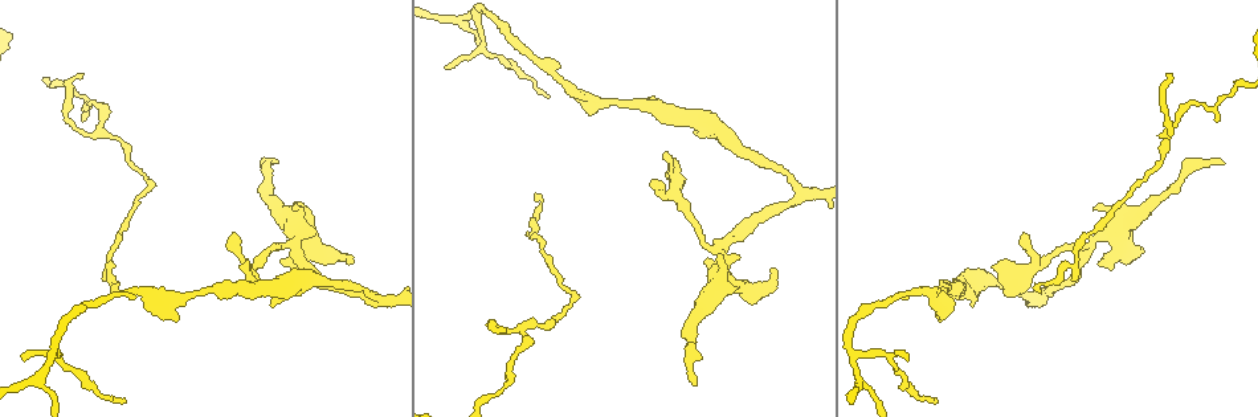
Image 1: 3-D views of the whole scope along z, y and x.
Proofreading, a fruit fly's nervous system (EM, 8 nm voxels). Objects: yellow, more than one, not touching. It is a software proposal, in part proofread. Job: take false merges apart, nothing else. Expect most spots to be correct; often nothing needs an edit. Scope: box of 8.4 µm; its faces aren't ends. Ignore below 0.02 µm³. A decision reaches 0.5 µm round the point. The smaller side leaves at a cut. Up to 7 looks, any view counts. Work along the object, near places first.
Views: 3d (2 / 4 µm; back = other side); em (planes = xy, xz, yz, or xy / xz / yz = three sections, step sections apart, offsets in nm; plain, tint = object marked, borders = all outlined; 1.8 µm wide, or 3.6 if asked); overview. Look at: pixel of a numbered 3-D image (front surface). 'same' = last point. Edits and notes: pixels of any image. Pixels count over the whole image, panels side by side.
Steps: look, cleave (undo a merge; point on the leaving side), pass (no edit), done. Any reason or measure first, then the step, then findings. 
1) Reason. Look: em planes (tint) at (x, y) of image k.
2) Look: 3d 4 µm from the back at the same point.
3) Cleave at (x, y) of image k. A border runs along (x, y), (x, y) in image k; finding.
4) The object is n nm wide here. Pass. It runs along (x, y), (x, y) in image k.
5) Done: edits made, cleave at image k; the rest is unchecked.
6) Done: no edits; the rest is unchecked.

Three-way junction. Look: 3d 2 µm at (718, 250) of image 1.

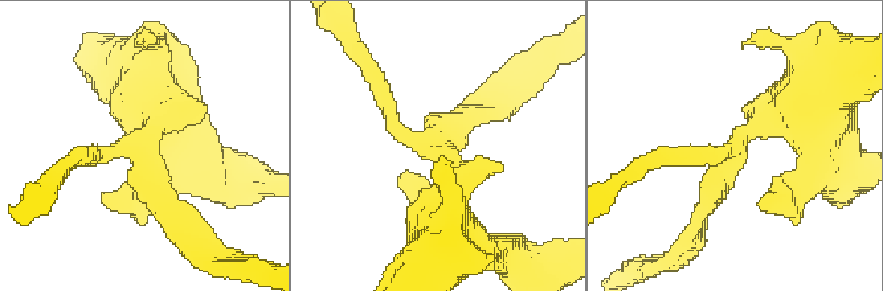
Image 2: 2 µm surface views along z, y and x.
3 arms meet here. Look: em planes (tint) at (145, 149) of image 2.

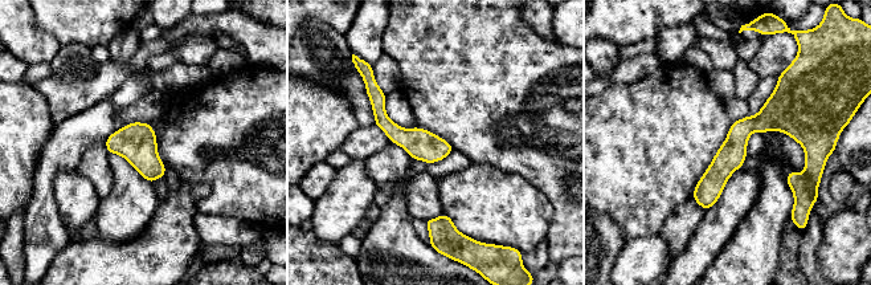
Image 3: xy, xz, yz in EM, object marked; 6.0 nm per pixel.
The object is 170 nm wide here. Pass. It runs along (812, 141), (752, 123), (696, 195) in image 3; continuous, no second neuron.

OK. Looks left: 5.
Abrupt turn. Look: em planes (tint) at (677, 178) of image 1.

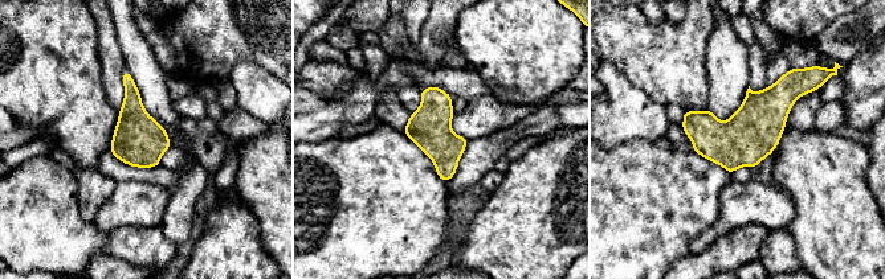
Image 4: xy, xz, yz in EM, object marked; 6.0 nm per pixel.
The object is 260 nm wide here. Pass. One neuron here.

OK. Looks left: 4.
Sharp bend. Look: 3d 4 µm at (1192, 104) of image 1.

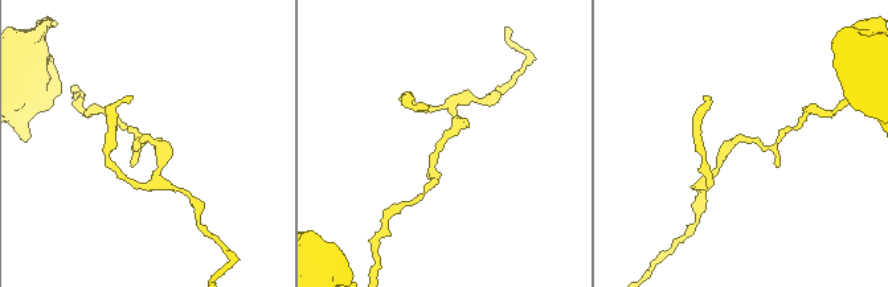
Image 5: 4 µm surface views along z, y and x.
Look: em planes (tint) at (446, 133) of image 5.

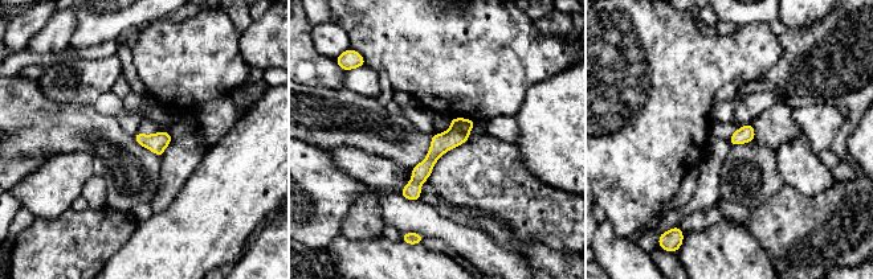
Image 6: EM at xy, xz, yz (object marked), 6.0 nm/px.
Pass. It runs along (469, 122), (432, 156), (411, 197) in image 6; all the same neuron.

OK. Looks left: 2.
Done: no edits; the rest is unchecked.

